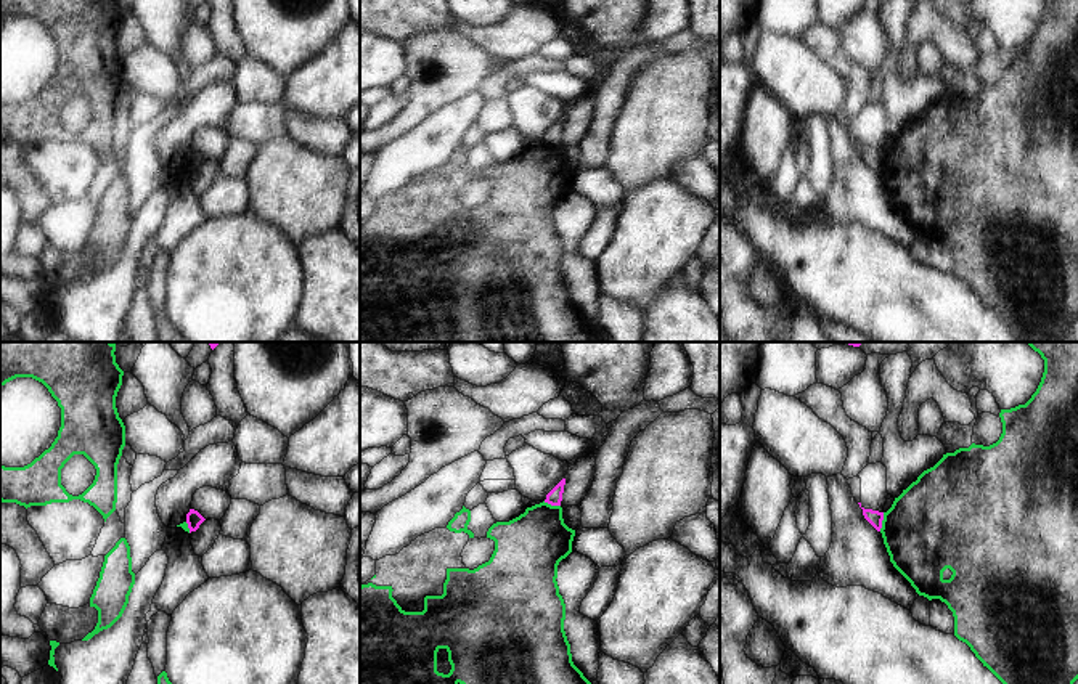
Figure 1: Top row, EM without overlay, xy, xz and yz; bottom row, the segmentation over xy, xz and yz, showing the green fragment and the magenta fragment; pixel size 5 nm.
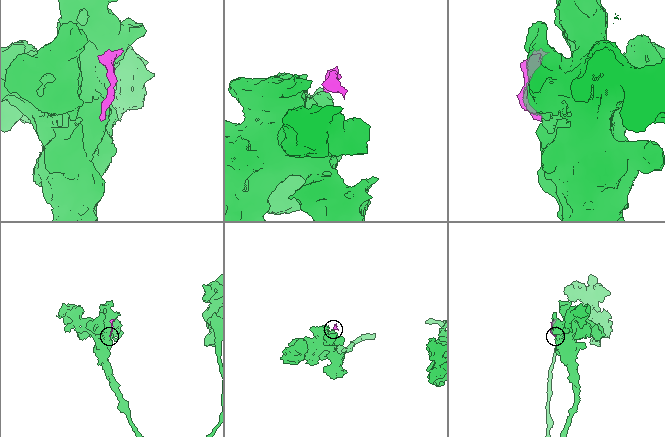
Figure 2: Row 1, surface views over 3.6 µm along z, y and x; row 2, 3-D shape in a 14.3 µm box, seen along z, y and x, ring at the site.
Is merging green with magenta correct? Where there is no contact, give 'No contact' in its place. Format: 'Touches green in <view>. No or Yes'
Touches green in yz. No

